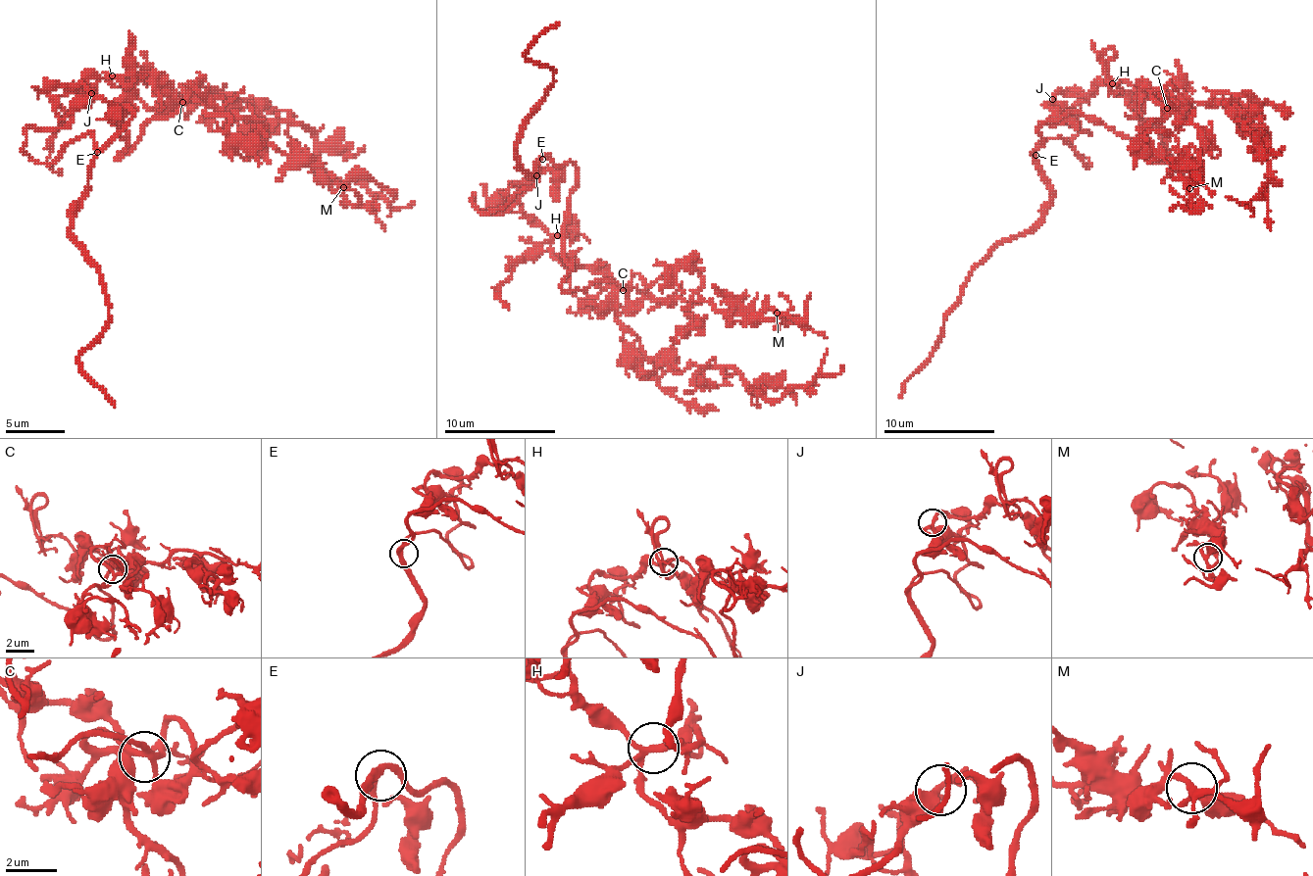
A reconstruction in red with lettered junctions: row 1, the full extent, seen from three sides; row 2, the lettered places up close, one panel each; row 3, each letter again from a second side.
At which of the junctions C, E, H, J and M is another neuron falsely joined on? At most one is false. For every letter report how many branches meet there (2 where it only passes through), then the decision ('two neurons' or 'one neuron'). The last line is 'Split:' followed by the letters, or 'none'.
C: 4 branches meet; one neuron
E: 3 branches meet; one neuron
H: 5 branches meet; one neuron
J: 3 branches meet; one neuron
M: 4 branches meet; one neuron
Split: none

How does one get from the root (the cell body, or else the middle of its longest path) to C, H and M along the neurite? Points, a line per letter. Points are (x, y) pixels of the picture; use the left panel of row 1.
C: (124, 111), (121, 137), (126, 143), (126, 152), (118, 161), (153, 120), (171, 117), (182, 102)
H: (124, 111), (100, 149), (24, 149), (112, 75)
M: (124, 111), (118, 161), (153, 120), (203, 96), (231, 134), (264, 125), (261, 143), (305, 155), (343, 187)

